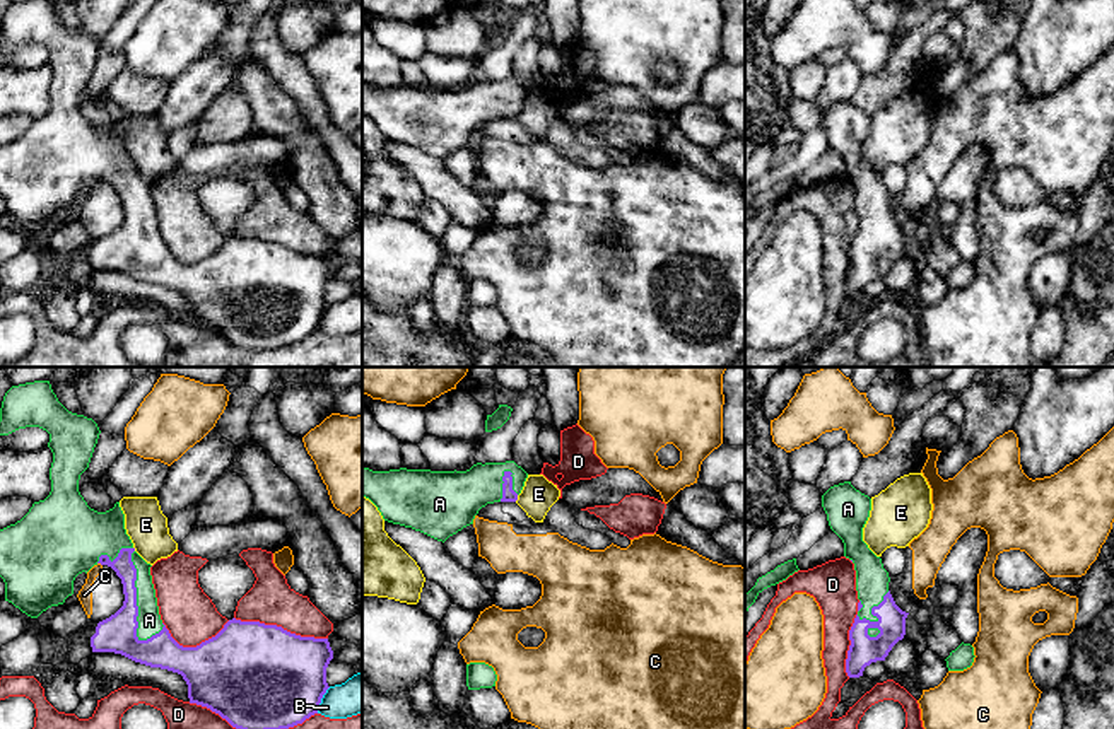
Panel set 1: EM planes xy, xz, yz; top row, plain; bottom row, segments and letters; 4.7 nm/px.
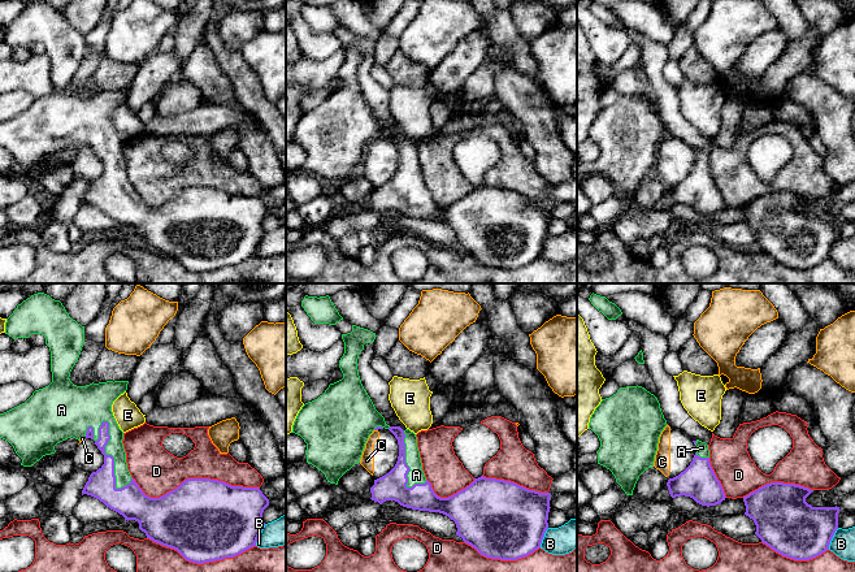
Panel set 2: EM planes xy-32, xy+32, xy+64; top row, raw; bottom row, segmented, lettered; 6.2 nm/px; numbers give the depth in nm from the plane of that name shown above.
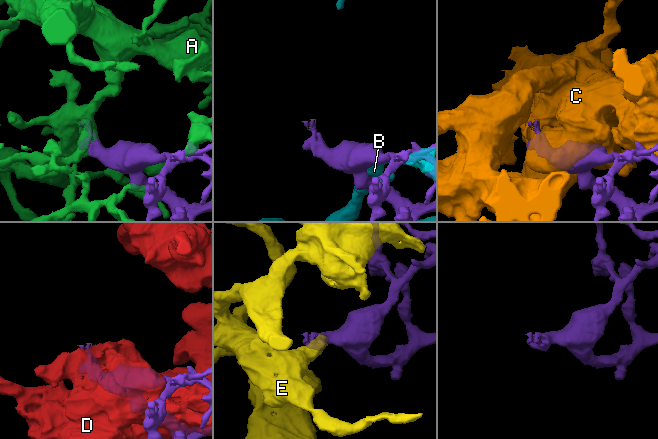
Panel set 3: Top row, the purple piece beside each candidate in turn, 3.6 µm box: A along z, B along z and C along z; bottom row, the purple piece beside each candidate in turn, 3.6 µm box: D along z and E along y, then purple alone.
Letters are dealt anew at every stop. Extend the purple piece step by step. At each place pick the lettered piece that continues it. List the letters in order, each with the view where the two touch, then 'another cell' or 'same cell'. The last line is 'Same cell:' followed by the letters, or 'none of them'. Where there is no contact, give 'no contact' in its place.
A: contact in xy; same cell
B: contact in xy; another cell
C: contact in xy; another cell
D: contact in xy; another cell
E: contact in xz; another cell
Same cell: A

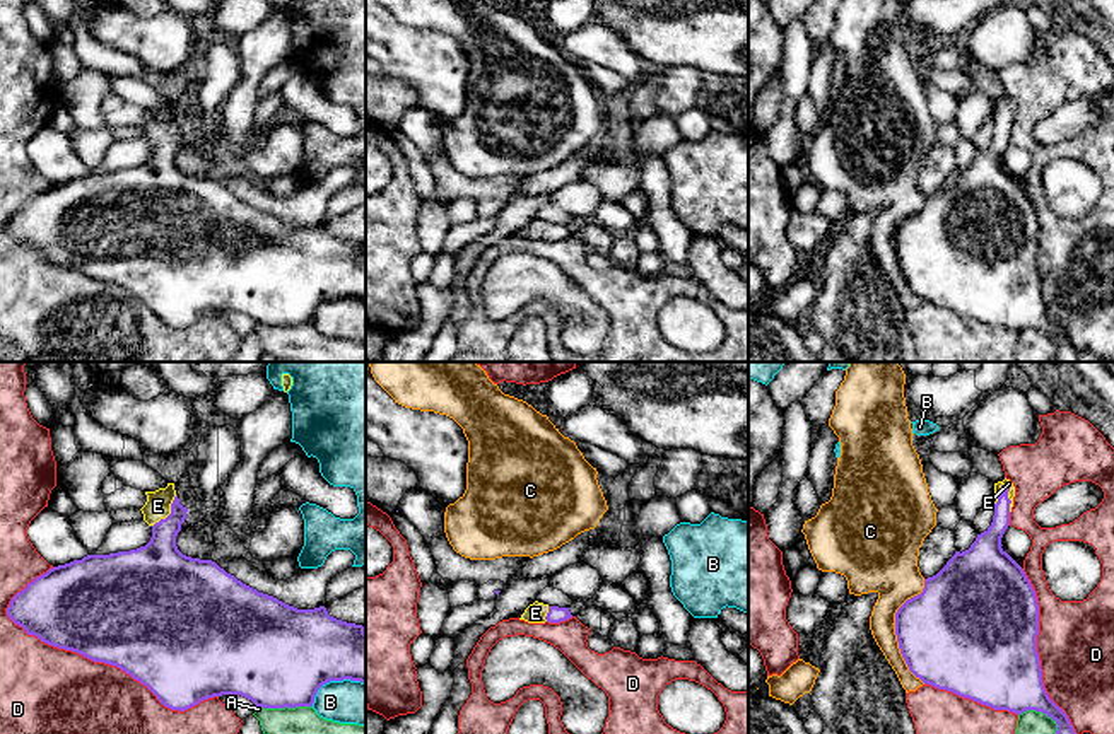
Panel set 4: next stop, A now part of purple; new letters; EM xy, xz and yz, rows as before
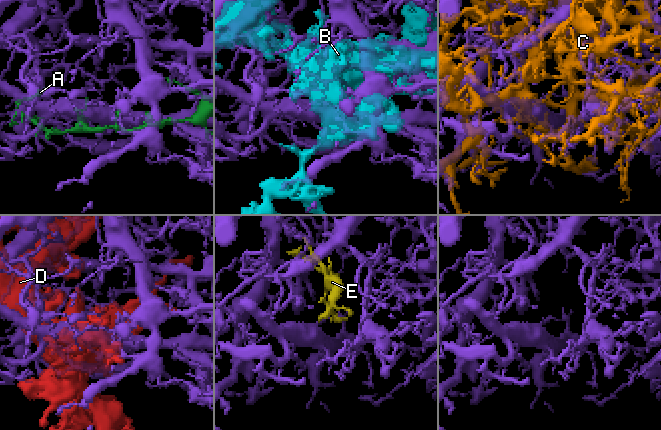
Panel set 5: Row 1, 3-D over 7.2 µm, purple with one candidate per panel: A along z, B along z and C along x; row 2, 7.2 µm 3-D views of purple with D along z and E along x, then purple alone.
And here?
A: contact in xy; another cell
B: contact in xy; another cell
C: contact in yz; another cell
D: contact in xy; another cell
E: contact in yz; same cell
Same cell: E

